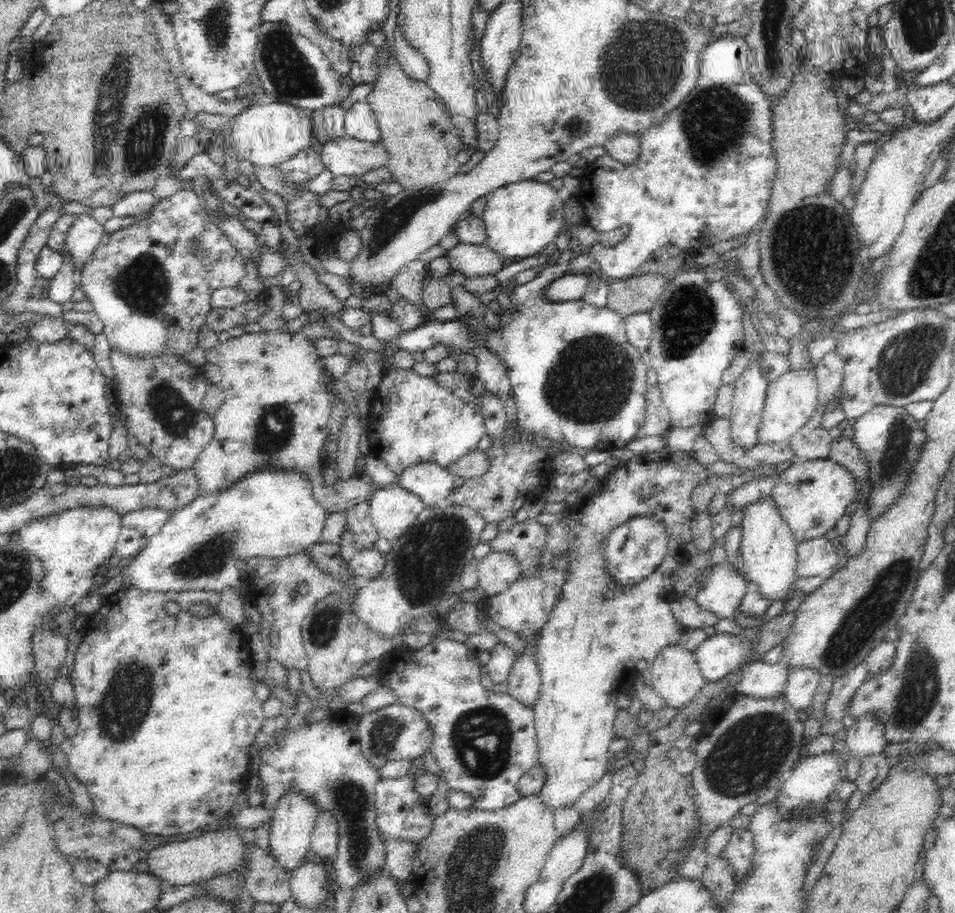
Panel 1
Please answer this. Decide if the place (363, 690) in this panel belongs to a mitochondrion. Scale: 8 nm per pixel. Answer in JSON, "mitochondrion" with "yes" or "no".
{"mitochondrion":"no"}

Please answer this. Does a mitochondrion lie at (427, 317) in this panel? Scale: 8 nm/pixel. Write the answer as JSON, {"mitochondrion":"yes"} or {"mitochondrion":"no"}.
{"mitochondrion":"no"}

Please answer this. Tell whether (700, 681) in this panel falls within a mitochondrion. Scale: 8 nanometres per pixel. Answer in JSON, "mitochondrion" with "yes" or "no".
{"mitochondrion":"no"}

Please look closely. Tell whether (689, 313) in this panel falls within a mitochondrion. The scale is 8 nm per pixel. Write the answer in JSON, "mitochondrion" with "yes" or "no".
{"mitochondrion":"yes"}

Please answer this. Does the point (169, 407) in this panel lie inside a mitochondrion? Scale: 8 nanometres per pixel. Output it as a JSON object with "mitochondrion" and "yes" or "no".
{"mitochondrion":"yes"}

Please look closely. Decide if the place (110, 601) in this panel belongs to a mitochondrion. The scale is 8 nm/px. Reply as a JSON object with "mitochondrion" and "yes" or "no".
{"mitochondrion":"no"}

